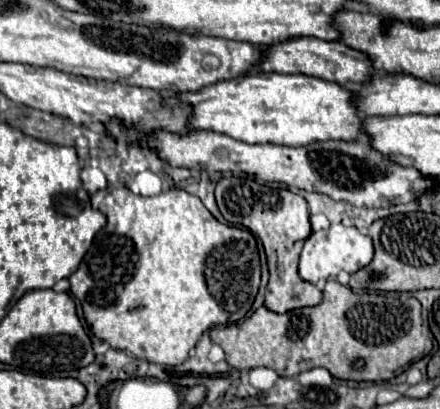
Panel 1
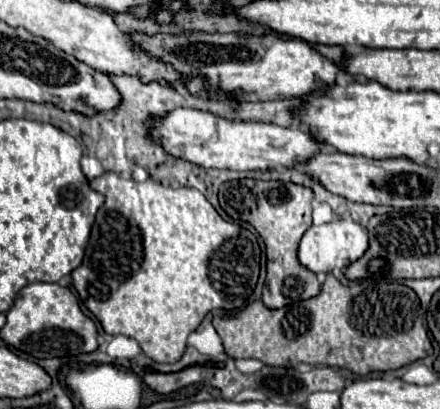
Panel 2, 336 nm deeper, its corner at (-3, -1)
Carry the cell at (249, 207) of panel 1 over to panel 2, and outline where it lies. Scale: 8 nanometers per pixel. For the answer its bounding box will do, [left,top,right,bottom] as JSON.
[218,179,320,309]

